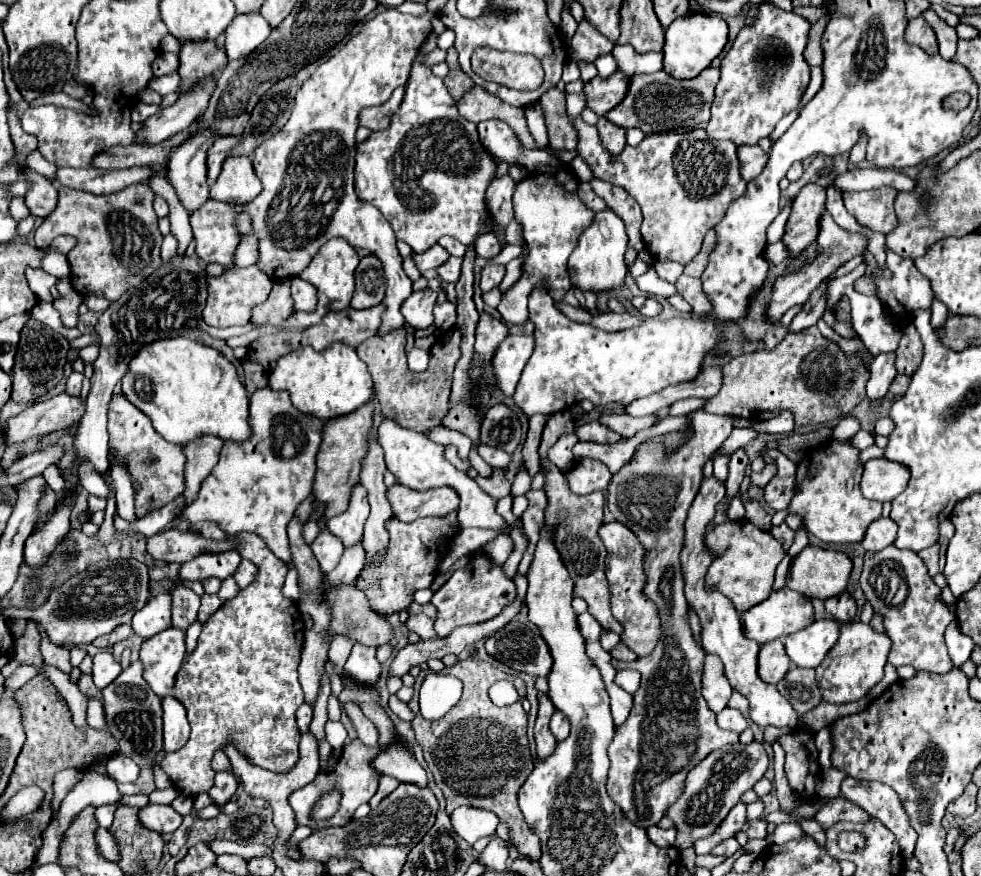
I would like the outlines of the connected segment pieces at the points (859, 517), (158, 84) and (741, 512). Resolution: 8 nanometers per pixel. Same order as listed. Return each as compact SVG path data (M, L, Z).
M831 440L819 450L807 452L797 464L795 496L789 502L789 508L774 513L772 526L782 524L789 514L795 514L803 518L807 532L815 534L823 542L847 544L863 540L867 526L881 516L881 502L863 498L859 492L861 474L863 464L859 460L859 450L849 440Z
M176 72L175 74L169 74L161 77L154 77L150 83L149 87L161 96L165 96L169 93L174 92L181 84L181 77Z
M739 494L733 498L727 516L729 516L731 520L741 520L741 518L745 516L745 508L743 508L743 504L741 504L741 496L739 496Z

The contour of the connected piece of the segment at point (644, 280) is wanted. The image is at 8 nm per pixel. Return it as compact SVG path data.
M649 270L647 274L639 276L637 278L637 286L639 286L639 290L649 292L649 294L655 294L655 296L671 296L671 294L677 292L675 286L671 282L667 282L667 280L661 280L655 274L655 270Z

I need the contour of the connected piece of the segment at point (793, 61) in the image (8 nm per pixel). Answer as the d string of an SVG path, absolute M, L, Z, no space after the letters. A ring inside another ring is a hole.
M769 2L759 4L759 12L755 16L753 26L741 28L731 50L725 54L721 62L721 80L715 88L715 102L711 106L711 120L707 126L707 134L717 140L731 140L733 144L757 144L761 138L769 136L775 124L795 110L809 86L809 66L805 62L805 46L809 40L811 22L795 12L785 12Z

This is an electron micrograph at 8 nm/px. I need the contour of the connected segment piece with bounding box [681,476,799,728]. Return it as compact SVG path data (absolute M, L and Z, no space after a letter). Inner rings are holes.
M709 476L701 482L701 488L689 508L689 516L685 522L685 548L681 552L681 572L683 572L683 582L685 582L685 598L687 604L695 610L699 622L701 622L701 648L705 654L715 654L721 658L725 676L733 690L743 694L749 700L749 718L759 724L761 728L767 726L777 726L777 728L795 728L797 726L797 712L791 708L791 704L777 692L773 684L767 684L759 678L757 674L757 652L759 644L745 638L739 614L731 606L731 602L717 592L707 592L705 590L705 572L713 560L711 552L705 548L705 526L711 522L715 516L715 506L725 498L725 484L719 482L715 476Z

